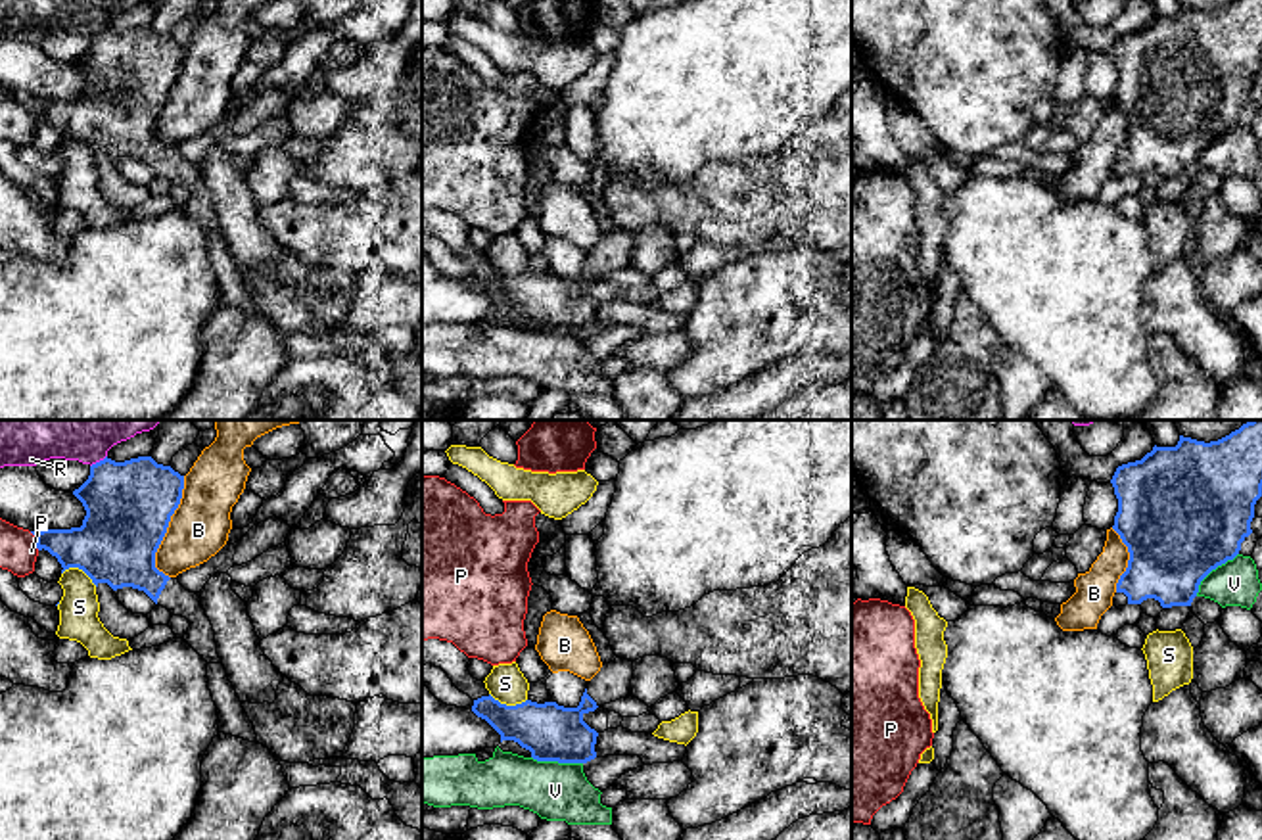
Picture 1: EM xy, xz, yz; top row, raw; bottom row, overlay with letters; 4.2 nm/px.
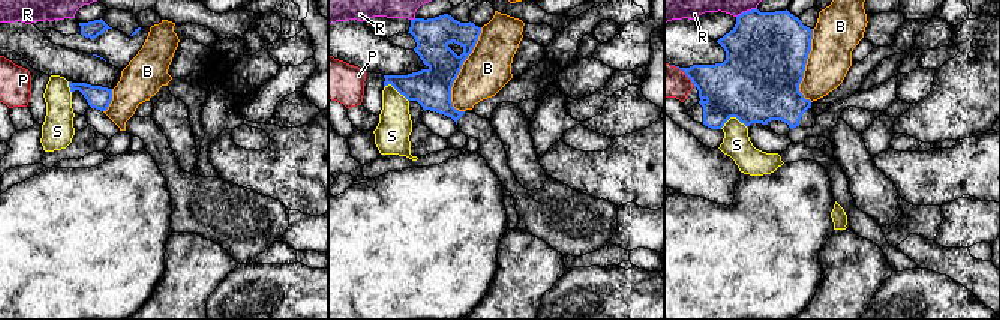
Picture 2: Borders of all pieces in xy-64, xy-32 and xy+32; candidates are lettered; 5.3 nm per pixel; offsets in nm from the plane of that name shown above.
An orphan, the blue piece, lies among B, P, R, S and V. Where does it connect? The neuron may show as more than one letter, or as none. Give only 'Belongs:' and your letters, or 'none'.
Belongs: none

